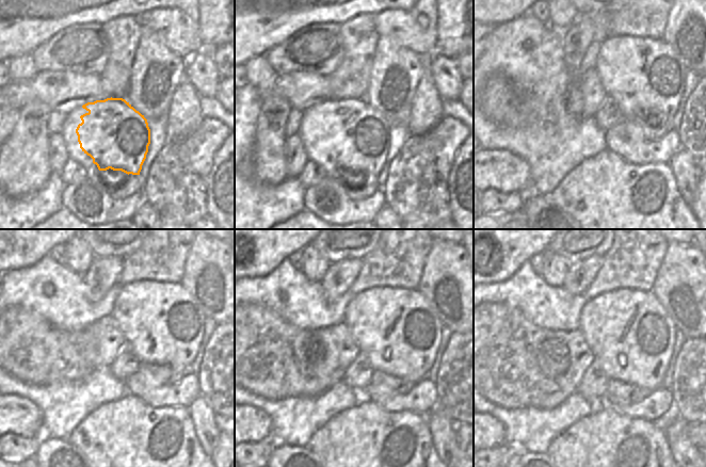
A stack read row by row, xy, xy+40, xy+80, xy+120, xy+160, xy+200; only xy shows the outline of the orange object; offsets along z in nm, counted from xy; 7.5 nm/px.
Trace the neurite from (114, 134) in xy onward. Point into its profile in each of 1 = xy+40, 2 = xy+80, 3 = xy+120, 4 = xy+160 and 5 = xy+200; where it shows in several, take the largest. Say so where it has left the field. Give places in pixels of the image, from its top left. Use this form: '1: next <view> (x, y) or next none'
1: next xy+40 (353, 134)
2: next xy+80 (573, 131)
3: next xy+120 (114, 389)
4: next xy+160 (351, 396)
5: next xy+200 (578, 397)

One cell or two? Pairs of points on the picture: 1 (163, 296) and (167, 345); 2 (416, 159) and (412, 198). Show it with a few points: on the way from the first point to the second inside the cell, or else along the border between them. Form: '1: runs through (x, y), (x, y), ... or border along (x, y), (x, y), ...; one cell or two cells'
1: border along (139, 304), (189, 310); two cells
2: runs through (413, 168), (412, 189); one cell

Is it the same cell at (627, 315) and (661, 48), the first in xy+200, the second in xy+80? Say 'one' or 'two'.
two

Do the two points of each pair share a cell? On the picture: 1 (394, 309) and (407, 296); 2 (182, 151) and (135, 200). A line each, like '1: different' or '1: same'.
1: different
2: same

